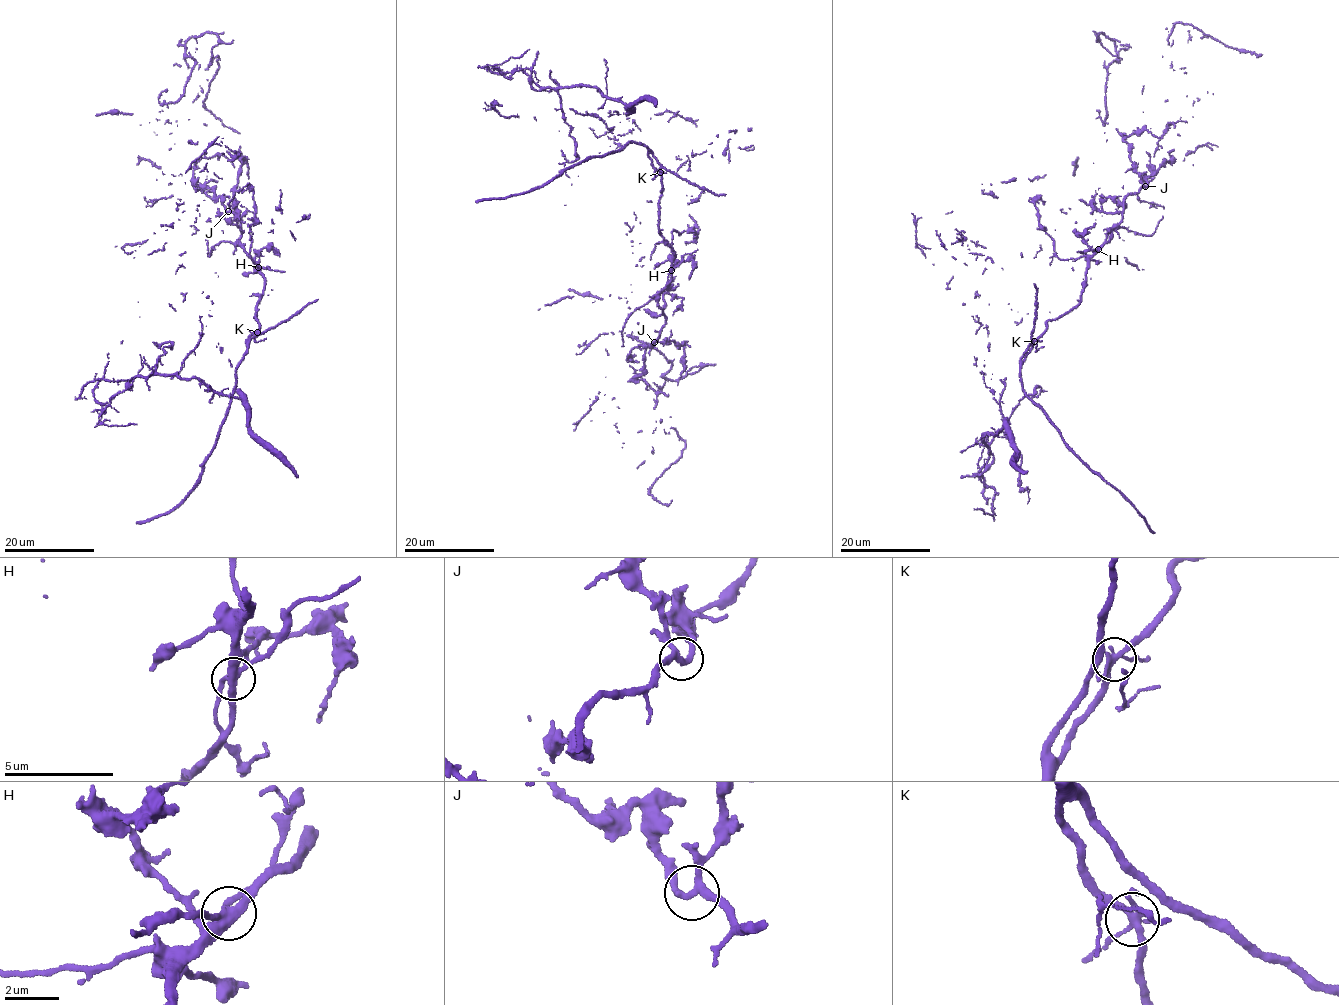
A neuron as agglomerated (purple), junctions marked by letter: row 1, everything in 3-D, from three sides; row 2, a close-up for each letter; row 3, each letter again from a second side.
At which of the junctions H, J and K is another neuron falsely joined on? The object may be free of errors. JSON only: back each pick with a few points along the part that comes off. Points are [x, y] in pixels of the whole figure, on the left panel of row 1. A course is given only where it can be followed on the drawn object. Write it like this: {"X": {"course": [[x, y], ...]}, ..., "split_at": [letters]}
{"K": {"course": [[257, 332], [255, 317], [264, 275], [239, 241], [241, 220], [230, 210], [243, 160], [249, 178]]}, "split_at": ["K"]}

